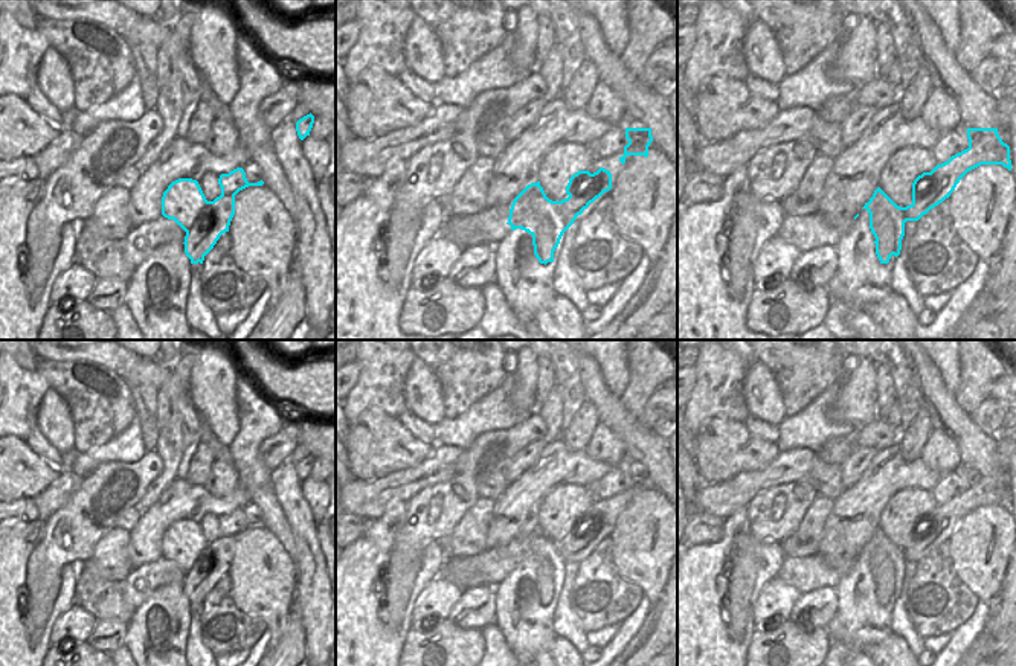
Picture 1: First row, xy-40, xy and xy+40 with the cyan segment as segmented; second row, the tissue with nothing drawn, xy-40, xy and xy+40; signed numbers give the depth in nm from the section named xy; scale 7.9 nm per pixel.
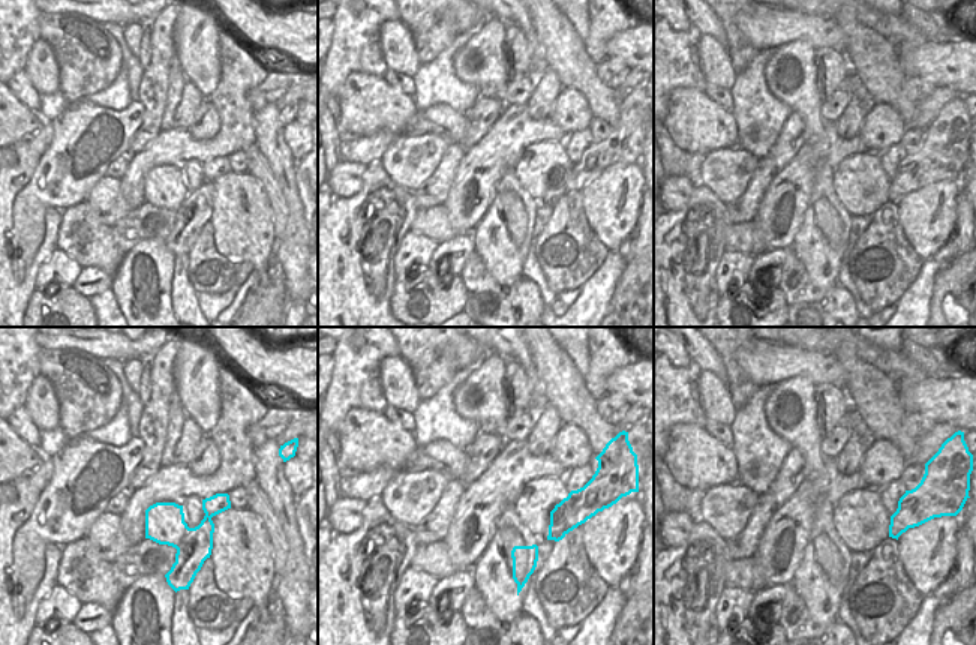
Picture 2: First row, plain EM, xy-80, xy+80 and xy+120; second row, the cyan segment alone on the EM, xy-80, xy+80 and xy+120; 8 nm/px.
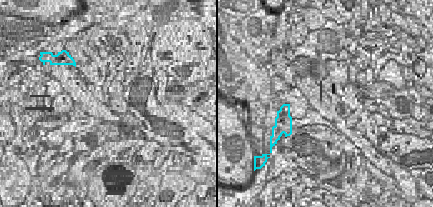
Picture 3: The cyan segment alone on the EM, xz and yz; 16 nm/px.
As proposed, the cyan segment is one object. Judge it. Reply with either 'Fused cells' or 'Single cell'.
Fused cells

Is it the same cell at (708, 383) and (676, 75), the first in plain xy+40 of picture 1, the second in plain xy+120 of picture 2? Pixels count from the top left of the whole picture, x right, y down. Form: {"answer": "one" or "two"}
{"answer": "one"}

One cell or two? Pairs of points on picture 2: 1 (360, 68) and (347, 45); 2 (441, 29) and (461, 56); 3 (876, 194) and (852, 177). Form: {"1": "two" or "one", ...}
{"1": "one", "2": "two", "3": "one"}

